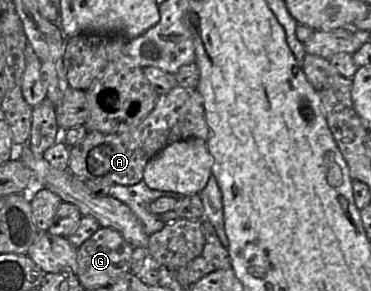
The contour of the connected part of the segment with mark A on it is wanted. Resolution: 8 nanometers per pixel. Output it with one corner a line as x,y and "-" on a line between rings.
177,85
159,95
153,110
129,130
111,134
88,132
70,148
68,170
82,180
108,185
134,185
143,179
145,166
150,159
167,145
188,138
205,141
209,138
204,99
196,88

